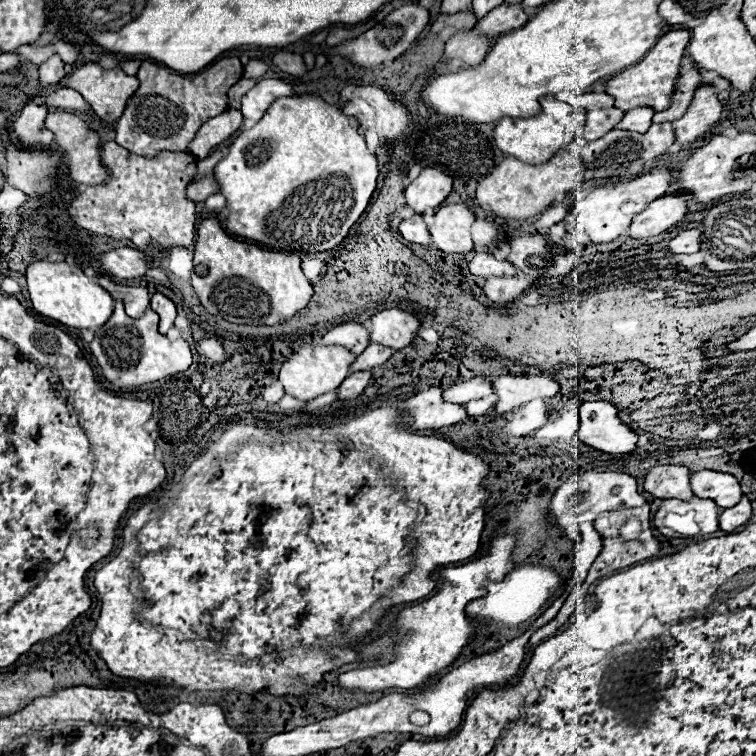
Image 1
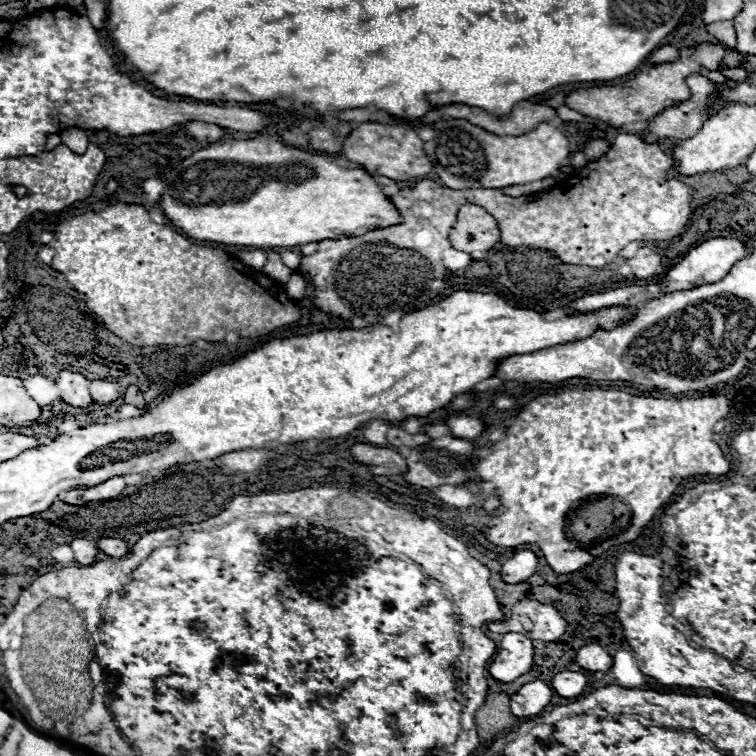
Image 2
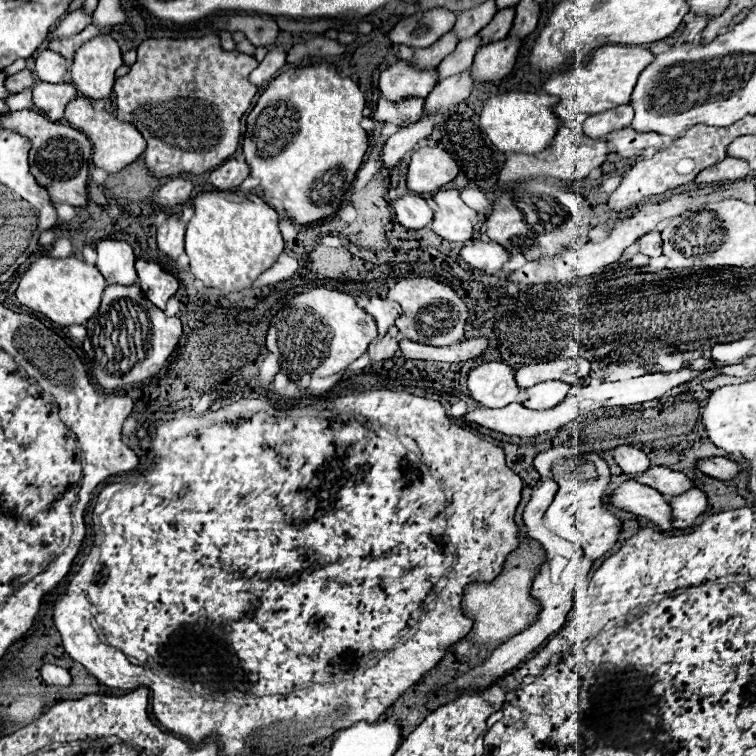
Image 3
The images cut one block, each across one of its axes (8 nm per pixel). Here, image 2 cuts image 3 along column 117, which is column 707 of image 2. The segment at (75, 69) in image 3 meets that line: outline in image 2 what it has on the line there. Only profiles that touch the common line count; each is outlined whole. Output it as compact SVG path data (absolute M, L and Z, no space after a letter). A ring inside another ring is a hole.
M702 42L696 46L682 48L678 60L674 60L674 62L664 62L660 66L636 72L624 84L574 90L568 94L566 104L586 116L598 118L612 126L622 126L628 122L648 122L650 118L660 114L660 110L666 110L668 106L678 106L680 102L686 102L690 98L690 88L686 84L688 76L700 74L702 68L708 68L708 70L720 70L720 66L740 68L740 66L744 66L746 56L750 56L750 54L740 54L736 48L724 46L724 42L718 42L718 44Z

